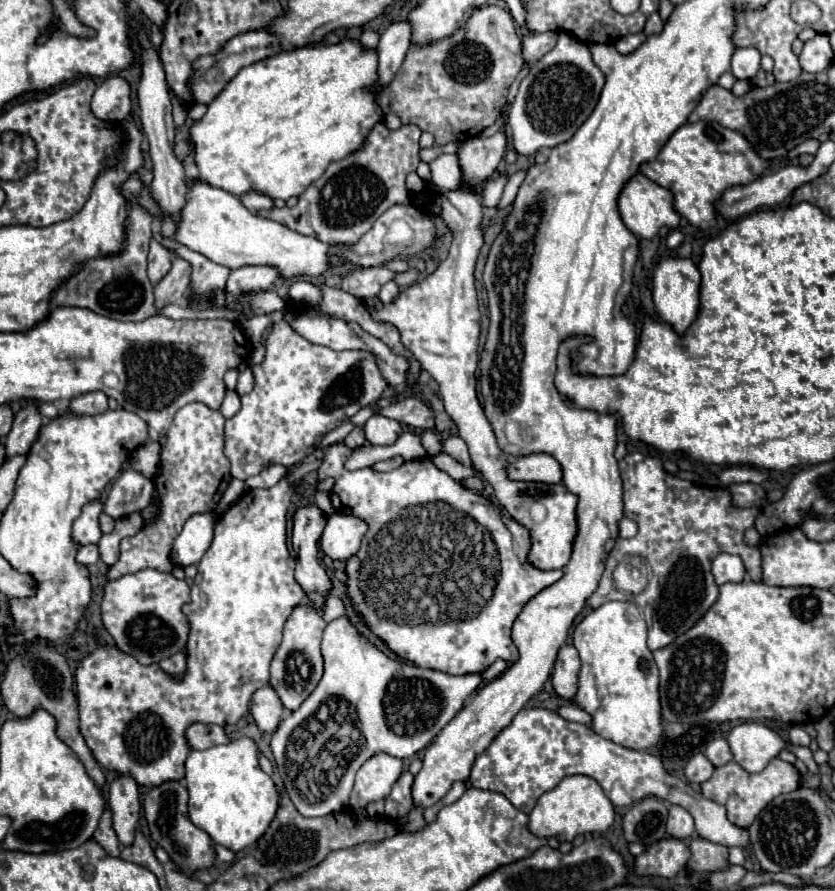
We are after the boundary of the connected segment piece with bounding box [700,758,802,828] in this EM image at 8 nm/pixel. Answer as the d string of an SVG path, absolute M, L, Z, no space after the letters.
M774 758L758 774L746 772L740 764L736 764L732 760L730 764L724 764L722 768L714 768L712 778L702 782L700 790L702 790L702 796L706 796L708 800L714 800L714 802L726 806L728 820L734 826L748 828L754 822L754 818L766 808L766 804L770 804L770 800L774 800L776 796L780 796L784 792L794 792L800 786L800 778L802 778L800 772L790 762L784 762L780 758Z

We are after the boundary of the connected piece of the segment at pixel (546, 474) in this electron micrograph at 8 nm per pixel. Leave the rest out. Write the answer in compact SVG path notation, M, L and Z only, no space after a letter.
M530 454L512 458L508 464L508 478L510 480L532 480L532 482L546 482L558 484L562 482L562 468L560 464L548 454Z

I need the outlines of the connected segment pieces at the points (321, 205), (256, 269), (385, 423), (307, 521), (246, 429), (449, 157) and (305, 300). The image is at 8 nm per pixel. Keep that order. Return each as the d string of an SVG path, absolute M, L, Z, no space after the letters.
M378 122L368 134L364 146L348 158L332 162L326 172L310 184L302 196L298 196L298 204L294 208L258 210L258 216L272 218L298 234L314 236L330 246L356 244L388 208L412 202L406 188L406 176L408 172L416 172L420 164L420 134L418 126L402 126L394 130L392 142L392 130Z
M244 266L238 270L230 272L230 278L226 282L226 292L228 292L228 306L230 308L240 308L236 304L238 294L250 292L250 290L266 290L270 288L276 280L282 280L282 274L274 266Z
M374 414L364 424L364 432L366 432L366 438L368 438L370 444L374 444L374 446L390 446L402 434L402 426L396 420L390 420L390 418L382 416L382 414Z
M306 504L298 508L292 516L292 548L296 554L296 580L316 604L324 604L324 594L332 588L326 570L318 564L318 538L326 526L326 514L314 506Z
M284 320L272 326L272 332L266 340L266 358L260 366L254 366L252 370L256 378L254 390L240 398L242 400L240 412L234 418L226 420L224 428L226 434L224 452L232 462L232 476L238 480L256 476L272 464L290 466L302 462L308 454L312 454L312 450L330 430L338 428L360 408L374 404L386 390L386 382L380 376L376 360L370 352L362 350L334 352L326 346L316 346L302 338L300 334L296 334Z
M446 154L430 162L432 170L432 184L436 184L440 190L456 190L460 186L460 166L458 158L454 154Z
M296 282L290 286L290 292L288 292L288 298L292 302L302 302L302 304L318 304L322 300L322 288L318 284L312 284L312 282Z

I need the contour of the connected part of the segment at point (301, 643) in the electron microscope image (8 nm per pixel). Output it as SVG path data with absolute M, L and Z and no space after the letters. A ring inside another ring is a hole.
M296 606L284 624L282 644L276 650L270 666L270 684L278 694L278 698L282 700L284 708L290 712L300 708L300 704L314 692L314 688L322 678L320 642L324 628L326 628L324 620L312 606Z

